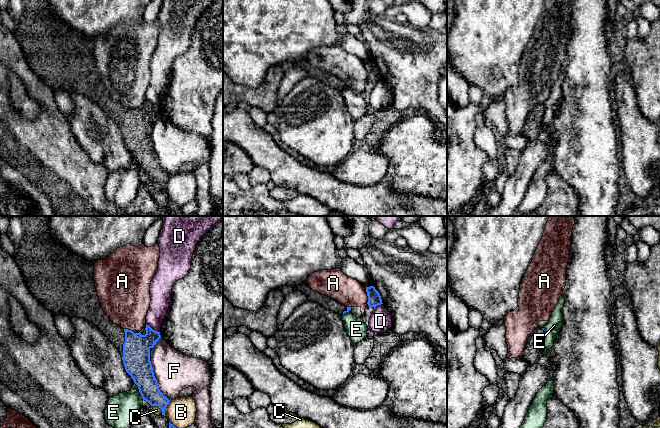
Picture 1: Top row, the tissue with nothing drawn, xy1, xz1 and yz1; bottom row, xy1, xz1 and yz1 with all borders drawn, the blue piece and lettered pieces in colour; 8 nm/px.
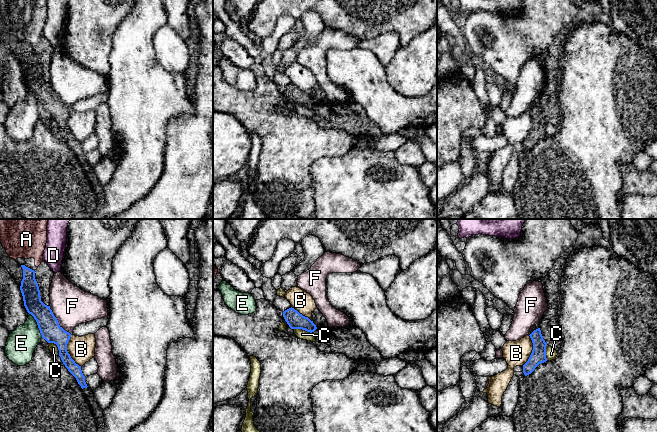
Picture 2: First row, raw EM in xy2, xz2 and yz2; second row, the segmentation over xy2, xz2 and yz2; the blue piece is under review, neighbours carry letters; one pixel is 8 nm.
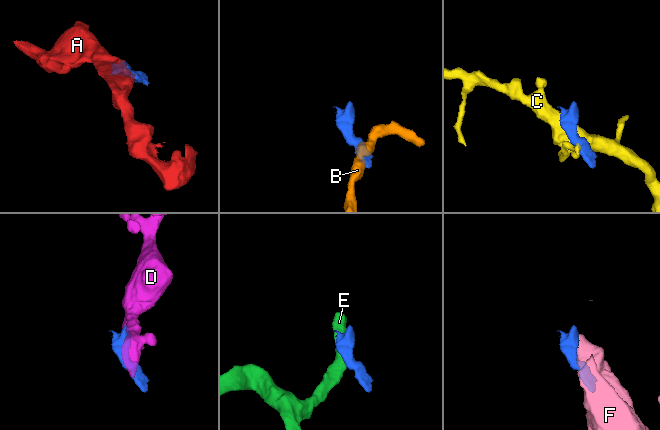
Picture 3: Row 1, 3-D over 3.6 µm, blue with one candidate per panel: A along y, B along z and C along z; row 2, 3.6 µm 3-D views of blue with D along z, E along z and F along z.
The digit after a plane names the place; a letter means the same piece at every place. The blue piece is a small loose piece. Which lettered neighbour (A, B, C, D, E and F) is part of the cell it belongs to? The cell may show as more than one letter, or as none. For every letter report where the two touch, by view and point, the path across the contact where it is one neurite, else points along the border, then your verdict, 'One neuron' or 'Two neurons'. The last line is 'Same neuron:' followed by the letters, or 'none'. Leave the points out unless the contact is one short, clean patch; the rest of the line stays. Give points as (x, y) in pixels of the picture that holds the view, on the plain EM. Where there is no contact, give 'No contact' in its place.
A: Touches blue at xz1 (367, 71). Boundary: xz1 (365, 63), (368, 81). Two neurons
B: Touches blue at xy2 (67, 128). Boundary: xy2 (70, 111), (67, 128), (81, 142). Two neurons
C: Touches blue at xz2 (303, 105). Boundary: xz2 (294, 104), (300, 104), (311, 109). Two neurons
D: Touches blue at xy1 (152, 105). Boundary: xy1 (146, 99), (159, 108). Two neurons
E: Touches blue at xy2 (37, 100). Two neurons
F: Touches blue at xy1 (156, 157). Two neurons
Same neuron: none

